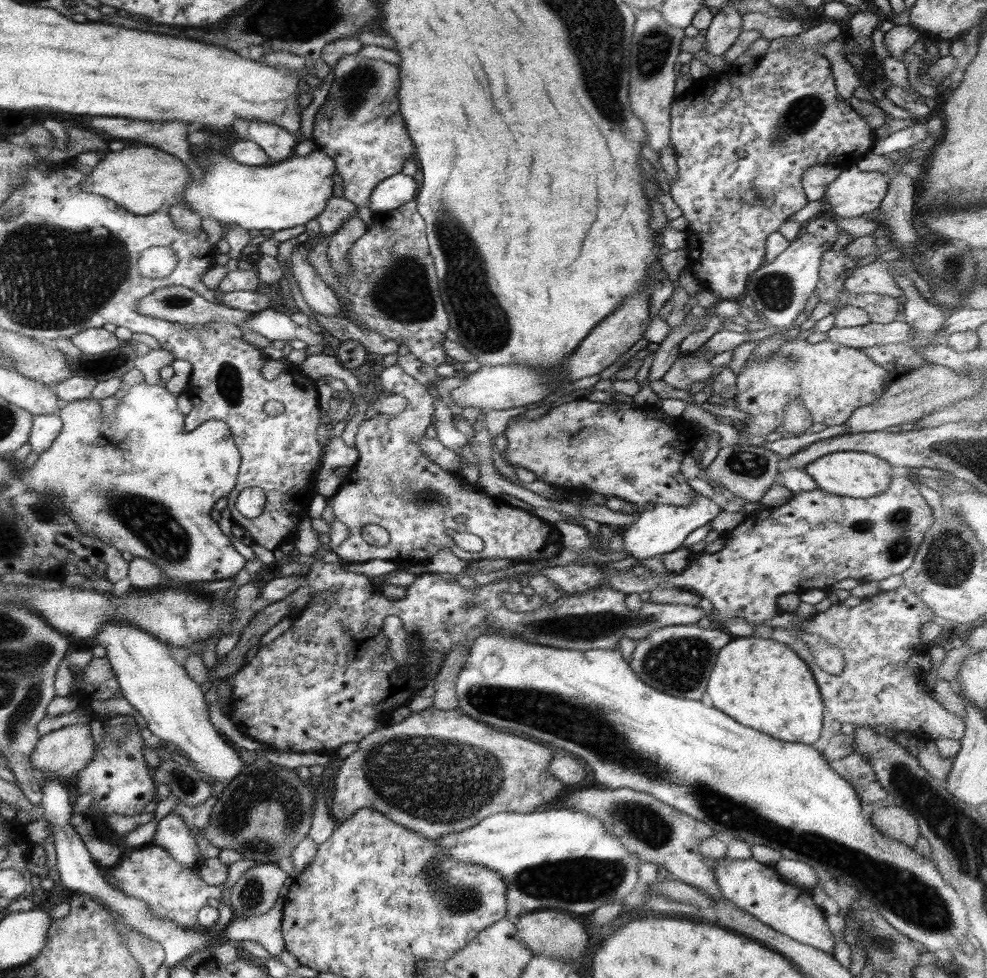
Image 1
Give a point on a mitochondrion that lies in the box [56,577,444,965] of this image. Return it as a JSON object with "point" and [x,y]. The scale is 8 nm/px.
{"point":[230,818]}

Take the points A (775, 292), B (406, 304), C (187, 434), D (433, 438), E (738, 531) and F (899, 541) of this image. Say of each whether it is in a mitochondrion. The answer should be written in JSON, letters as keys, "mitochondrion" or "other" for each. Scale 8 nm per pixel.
{"A":"mitochondrion","B":"mitochondrion","C":"other","D":"other","E":"other","F":"mitochondrion"}

